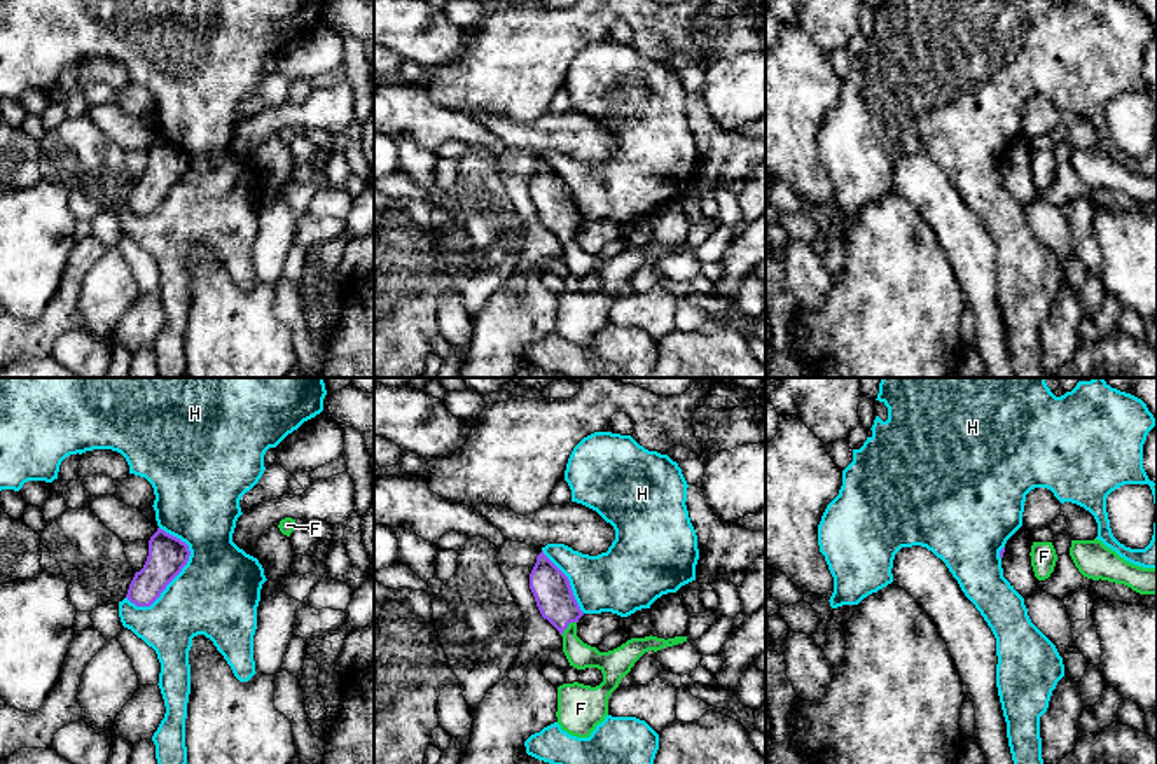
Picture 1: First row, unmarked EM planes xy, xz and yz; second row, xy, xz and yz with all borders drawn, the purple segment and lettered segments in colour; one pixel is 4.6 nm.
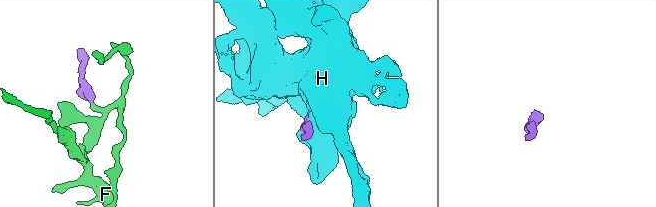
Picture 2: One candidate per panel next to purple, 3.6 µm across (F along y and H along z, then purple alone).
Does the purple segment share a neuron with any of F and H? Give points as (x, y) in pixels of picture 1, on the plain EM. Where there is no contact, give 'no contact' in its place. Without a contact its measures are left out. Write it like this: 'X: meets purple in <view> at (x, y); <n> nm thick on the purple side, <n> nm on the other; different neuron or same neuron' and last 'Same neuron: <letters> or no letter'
F: meets purple in xz at (567, 235); 180 nm thick on the purple side, 120 nm on the other; same neuron
H: meets purple in xy at (165, 196); 180 nm thick on the purple side, 380 nm on the other; different neuron
Same neuron: F

